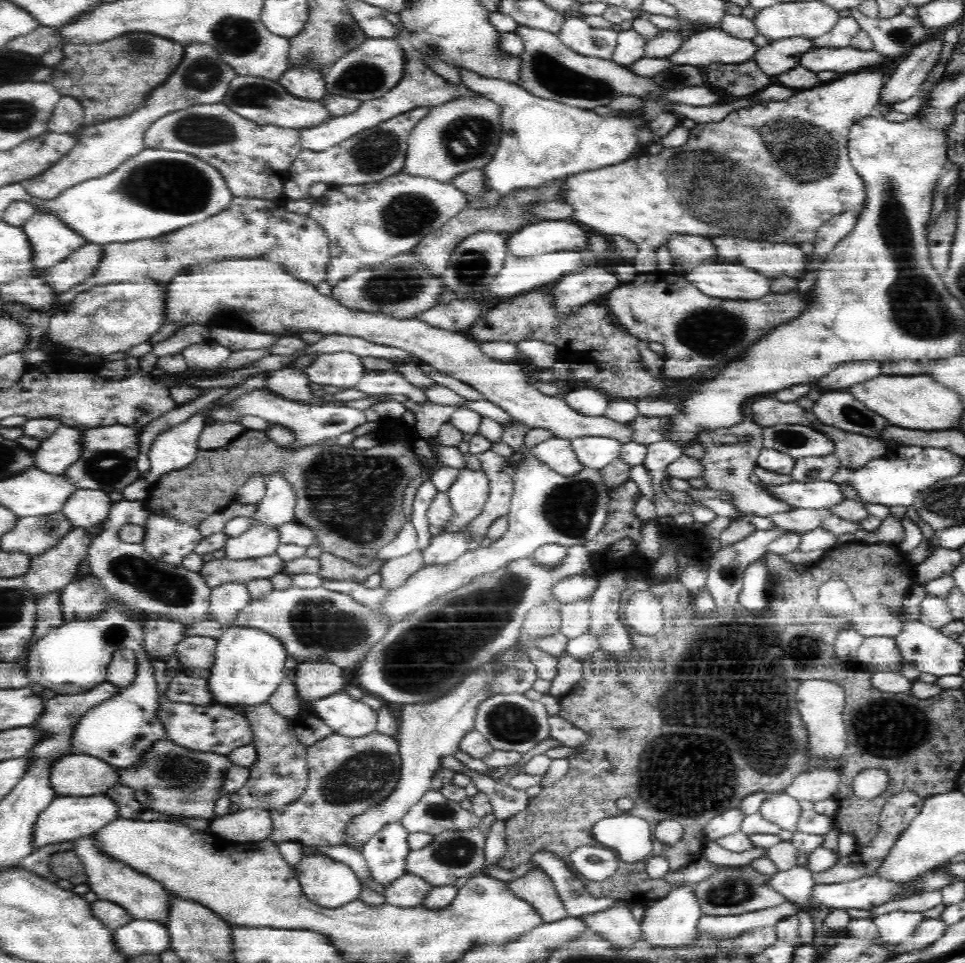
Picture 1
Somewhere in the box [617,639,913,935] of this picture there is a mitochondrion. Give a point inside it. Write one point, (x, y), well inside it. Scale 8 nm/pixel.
(733, 892)

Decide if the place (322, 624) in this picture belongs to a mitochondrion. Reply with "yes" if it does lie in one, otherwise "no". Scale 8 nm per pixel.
yes

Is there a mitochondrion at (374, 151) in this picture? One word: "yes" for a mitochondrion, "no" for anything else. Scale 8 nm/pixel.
yes

